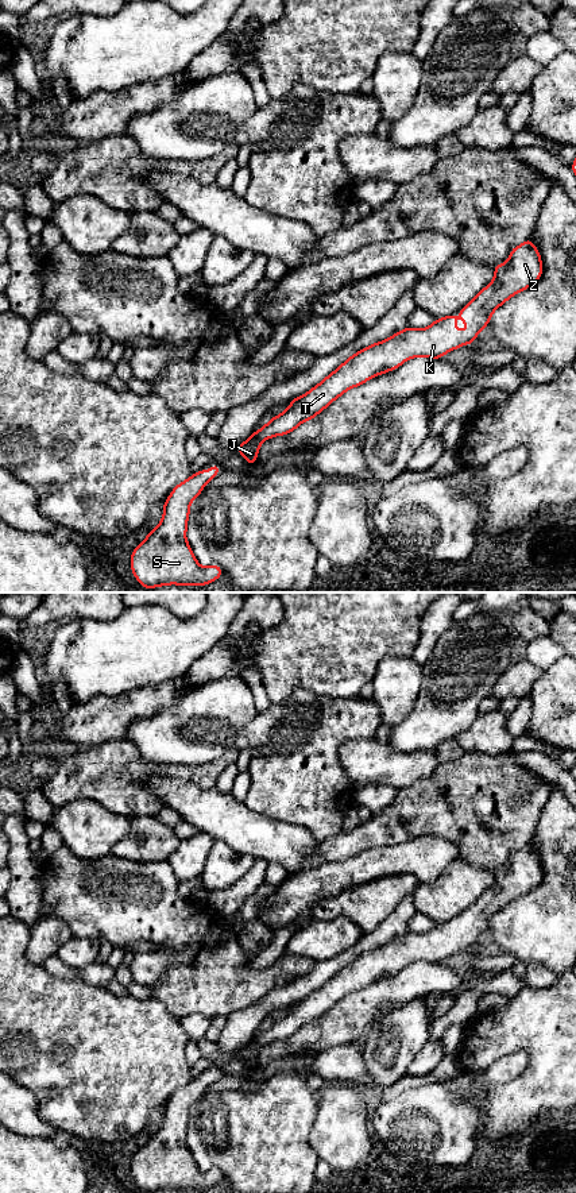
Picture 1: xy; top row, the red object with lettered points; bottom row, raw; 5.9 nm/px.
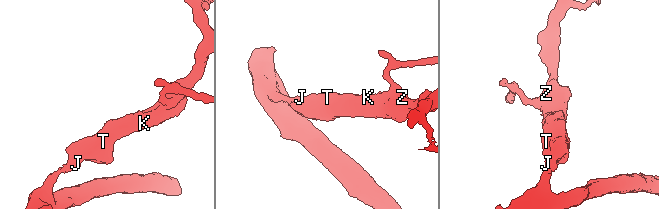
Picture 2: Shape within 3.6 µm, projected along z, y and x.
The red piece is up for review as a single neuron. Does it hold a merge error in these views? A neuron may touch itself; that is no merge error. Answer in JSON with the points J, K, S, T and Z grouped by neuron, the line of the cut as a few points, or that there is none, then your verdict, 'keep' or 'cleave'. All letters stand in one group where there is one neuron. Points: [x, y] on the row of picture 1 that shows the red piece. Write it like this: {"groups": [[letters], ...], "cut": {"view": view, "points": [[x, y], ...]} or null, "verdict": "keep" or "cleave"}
{"groups": [["J", "K", "S", "T", "Z"]], "cut": null, "verdict": "keep"}

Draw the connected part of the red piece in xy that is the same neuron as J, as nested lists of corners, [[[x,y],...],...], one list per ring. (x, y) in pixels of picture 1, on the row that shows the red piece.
[[[531,239],[511,248],[505,263],[494,267],[494,279],[460,309],[468,331],[456,329],[456,312],[436,318],[426,328],[407,327],[388,339],[374,343],[349,356],[324,381],[304,395],[291,399],[282,414],[274,416],[266,425],[236,447],[237,452],[255,466],[263,441],[285,436],[299,424],[314,418],[345,391],[360,386],[374,377],[397,370],[406,360],[425,356],[441,359],[445,354],[472,344],[483,328],[488,327],[492,313],[513,296],[529,289],[542,277],[541,254]]]

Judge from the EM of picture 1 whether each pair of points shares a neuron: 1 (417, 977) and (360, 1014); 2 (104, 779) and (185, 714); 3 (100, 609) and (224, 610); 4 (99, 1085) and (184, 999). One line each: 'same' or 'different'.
1: same
2: different
3: different
4: different

